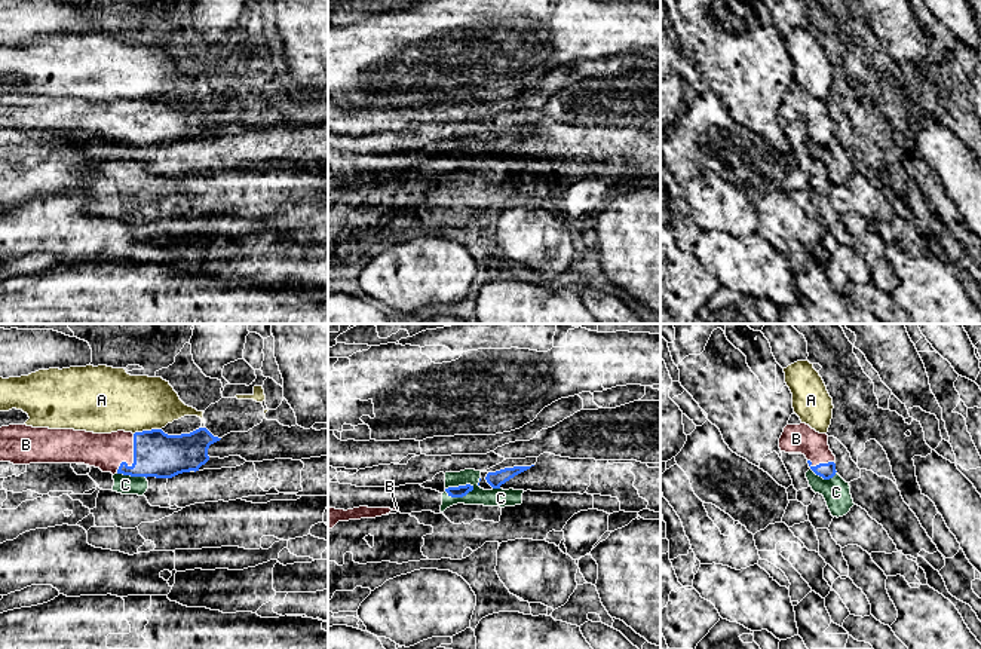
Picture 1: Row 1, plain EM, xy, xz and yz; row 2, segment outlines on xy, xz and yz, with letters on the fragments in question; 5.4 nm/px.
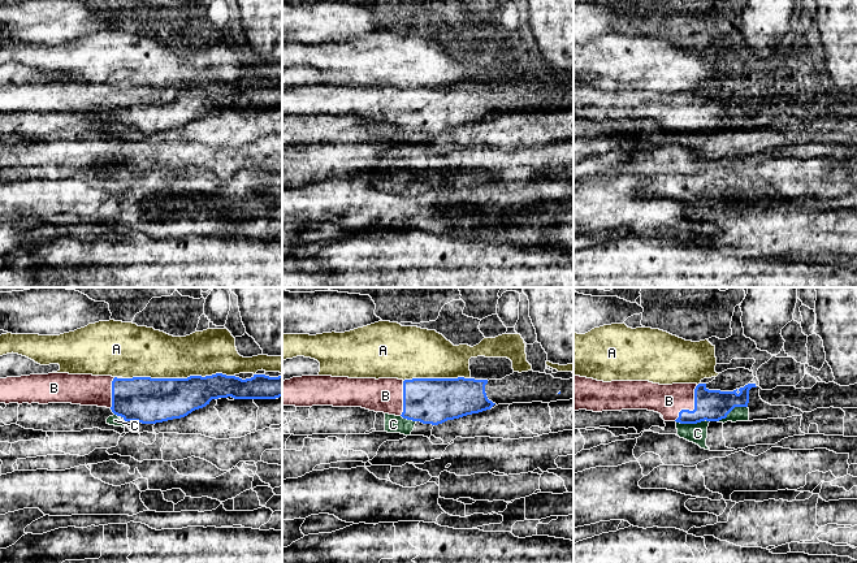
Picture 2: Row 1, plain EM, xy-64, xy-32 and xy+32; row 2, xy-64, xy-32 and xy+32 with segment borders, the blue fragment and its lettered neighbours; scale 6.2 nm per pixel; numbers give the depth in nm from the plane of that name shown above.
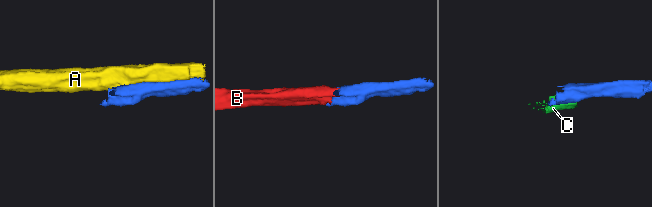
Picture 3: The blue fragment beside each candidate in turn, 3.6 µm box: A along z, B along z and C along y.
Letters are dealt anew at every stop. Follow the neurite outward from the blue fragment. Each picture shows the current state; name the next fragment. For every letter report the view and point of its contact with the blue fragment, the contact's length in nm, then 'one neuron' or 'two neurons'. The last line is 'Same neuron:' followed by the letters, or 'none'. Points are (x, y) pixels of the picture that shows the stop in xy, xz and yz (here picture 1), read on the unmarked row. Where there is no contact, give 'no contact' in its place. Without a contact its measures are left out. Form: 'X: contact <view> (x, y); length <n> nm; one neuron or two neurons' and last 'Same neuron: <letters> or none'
A: contact xy (147, 98); length 160 nm; two neurons
B: contact xy (134, 126); length 240 nm; one neuron
C: contact xz (459, 153); length 160 nm; two neurons
Same neuron: B

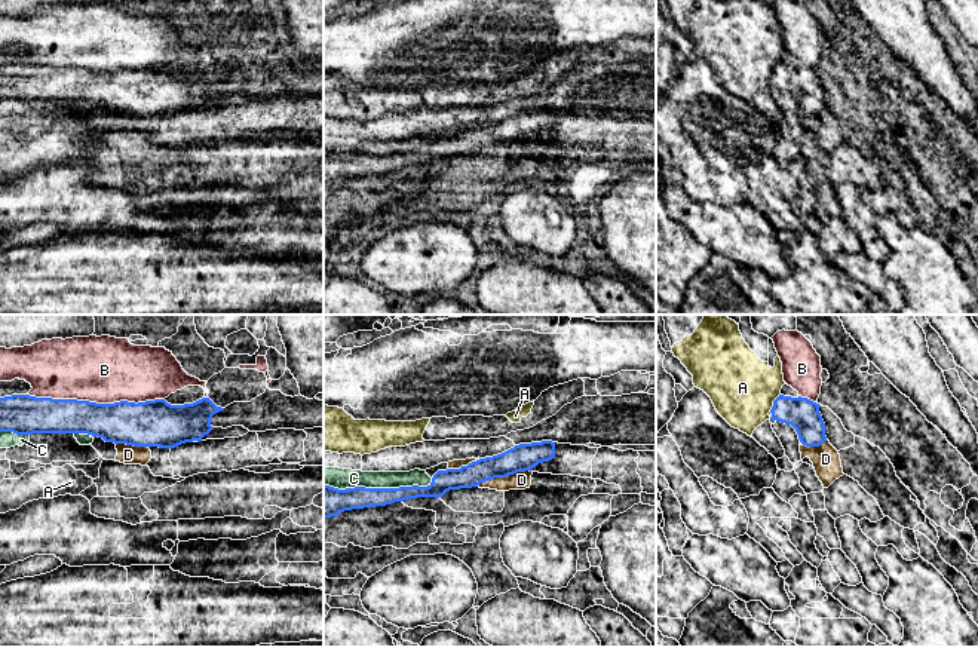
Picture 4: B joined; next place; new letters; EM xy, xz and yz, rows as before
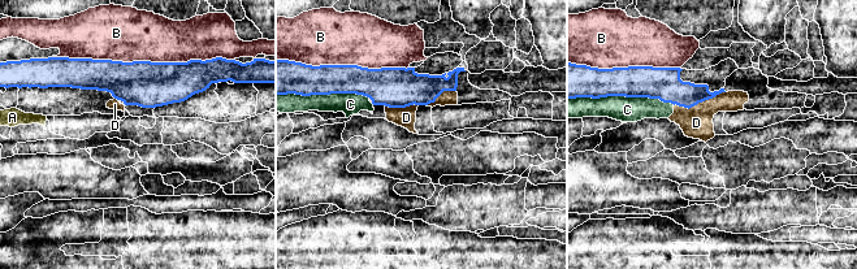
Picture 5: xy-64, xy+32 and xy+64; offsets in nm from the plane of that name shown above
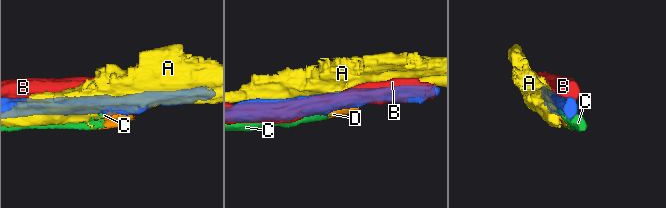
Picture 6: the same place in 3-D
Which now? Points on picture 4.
A: contact yz (773, 70); length 120 nm; two neurons
B: contact xy (95, 70); length 750 nm; two neurons
C: contact xz (379, 156); length 600 nm; two neurons
D: contact xz (503, 144); length 300 nm; two neurons
Same neuron: none

